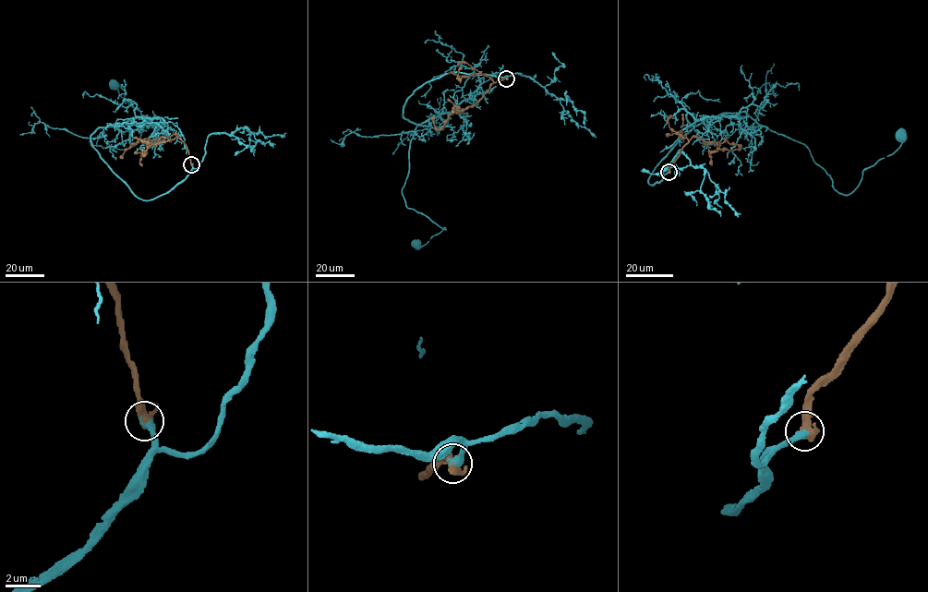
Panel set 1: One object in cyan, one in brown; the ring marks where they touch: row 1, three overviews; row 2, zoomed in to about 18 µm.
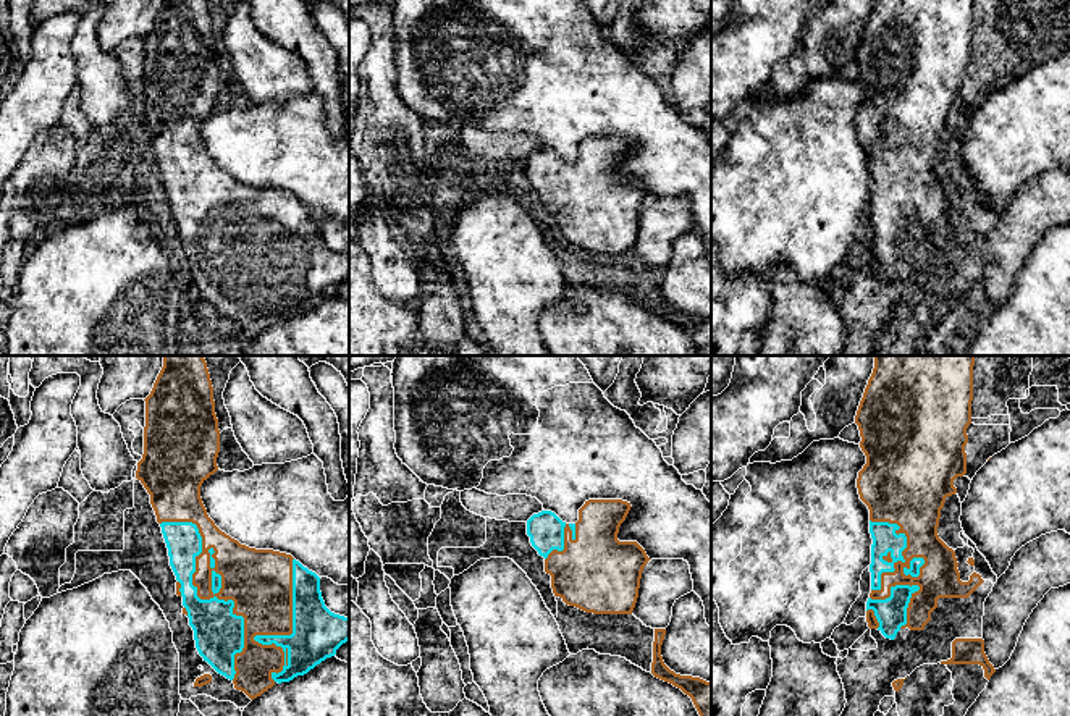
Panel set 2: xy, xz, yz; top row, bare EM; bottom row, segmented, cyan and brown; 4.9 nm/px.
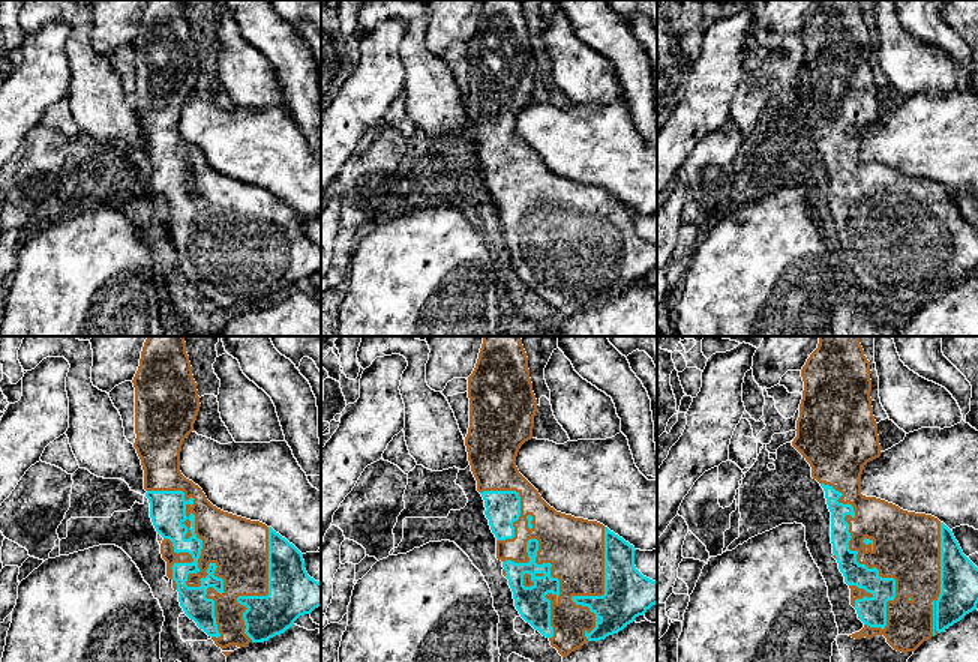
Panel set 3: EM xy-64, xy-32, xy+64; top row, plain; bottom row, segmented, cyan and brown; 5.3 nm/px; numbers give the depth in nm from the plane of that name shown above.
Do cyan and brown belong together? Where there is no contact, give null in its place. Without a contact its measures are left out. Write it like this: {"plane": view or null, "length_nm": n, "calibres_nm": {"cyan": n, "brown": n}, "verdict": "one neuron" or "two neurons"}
{"plane": "xy", "length_nm": 850, "calibres_nm": {"cyan": 240, "brown": 280}, "verdict": "one neuron"}

